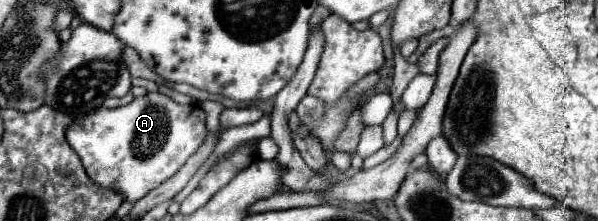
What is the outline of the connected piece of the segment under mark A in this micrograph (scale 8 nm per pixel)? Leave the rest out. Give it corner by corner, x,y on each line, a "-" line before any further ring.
150,91
124,107
100,107
74,119
66,129
66,141
78,153
90,179
120,191
126,201
138,201
170,179
202,145
206,133
206,111
200,105
180,105
158,91

